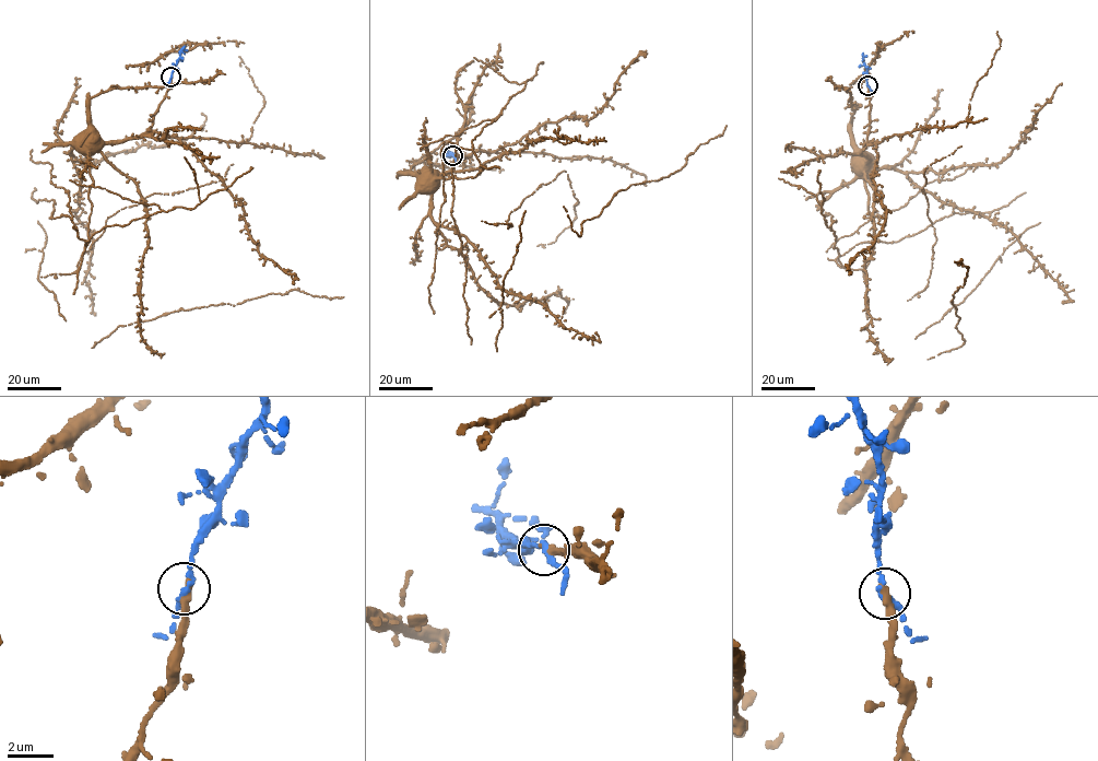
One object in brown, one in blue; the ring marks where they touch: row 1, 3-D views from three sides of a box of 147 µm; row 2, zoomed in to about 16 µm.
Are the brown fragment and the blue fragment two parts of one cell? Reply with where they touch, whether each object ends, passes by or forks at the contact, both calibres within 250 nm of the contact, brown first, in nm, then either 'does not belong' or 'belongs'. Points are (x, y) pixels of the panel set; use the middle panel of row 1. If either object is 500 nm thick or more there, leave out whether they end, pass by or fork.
place (452, 155); brown ends; blue passes by; calibres 400 and 200 nm; belongs

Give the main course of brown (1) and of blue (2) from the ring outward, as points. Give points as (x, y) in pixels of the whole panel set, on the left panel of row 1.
1: (170, 77), (170, 86), (150, 130), (114, 142), (92, 137)
2: (170, 77), (179, 51), (187, 49)

